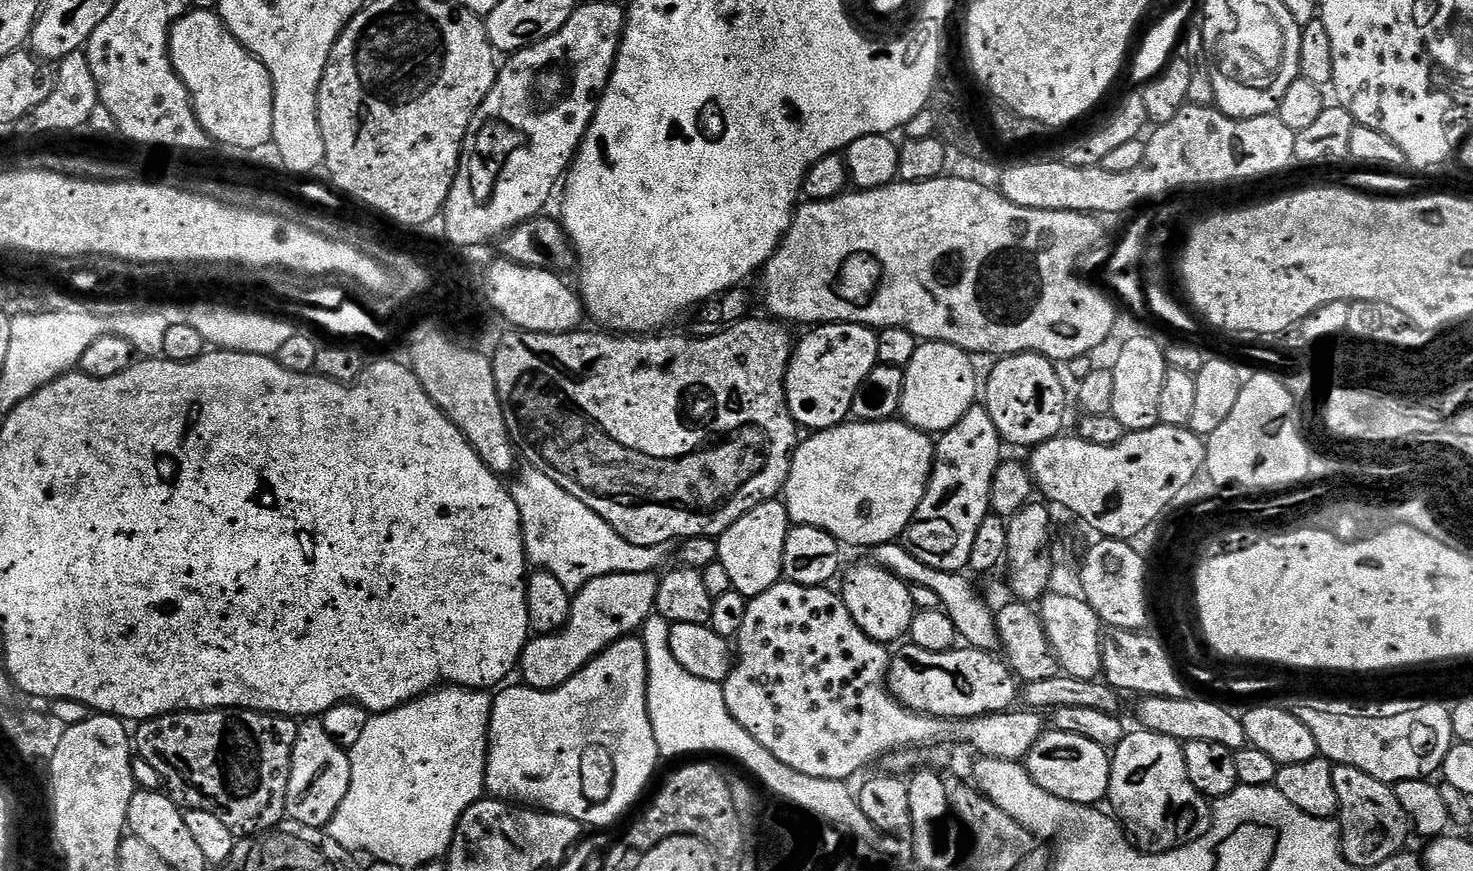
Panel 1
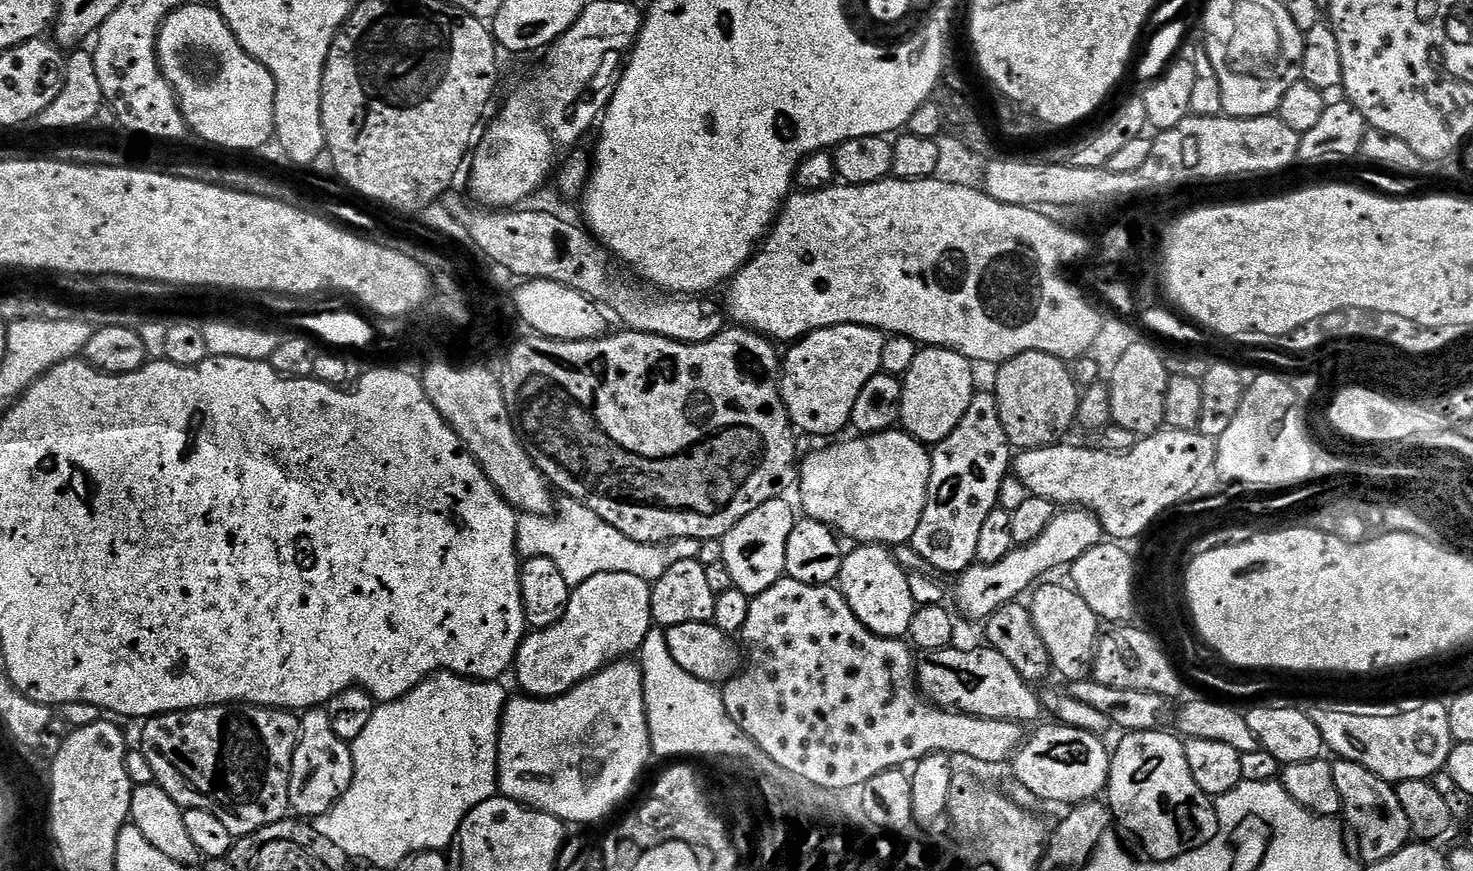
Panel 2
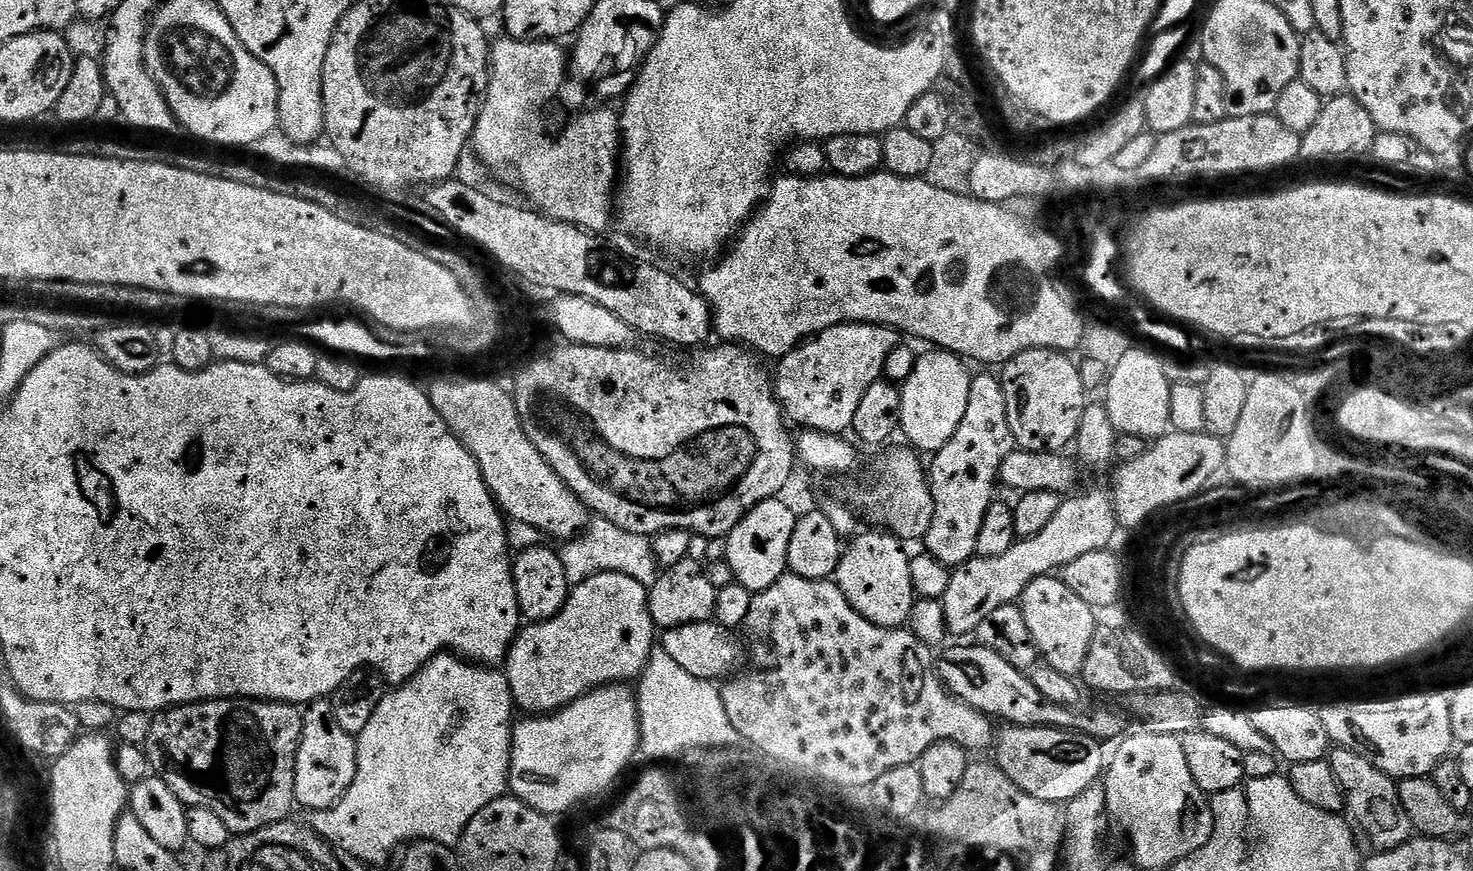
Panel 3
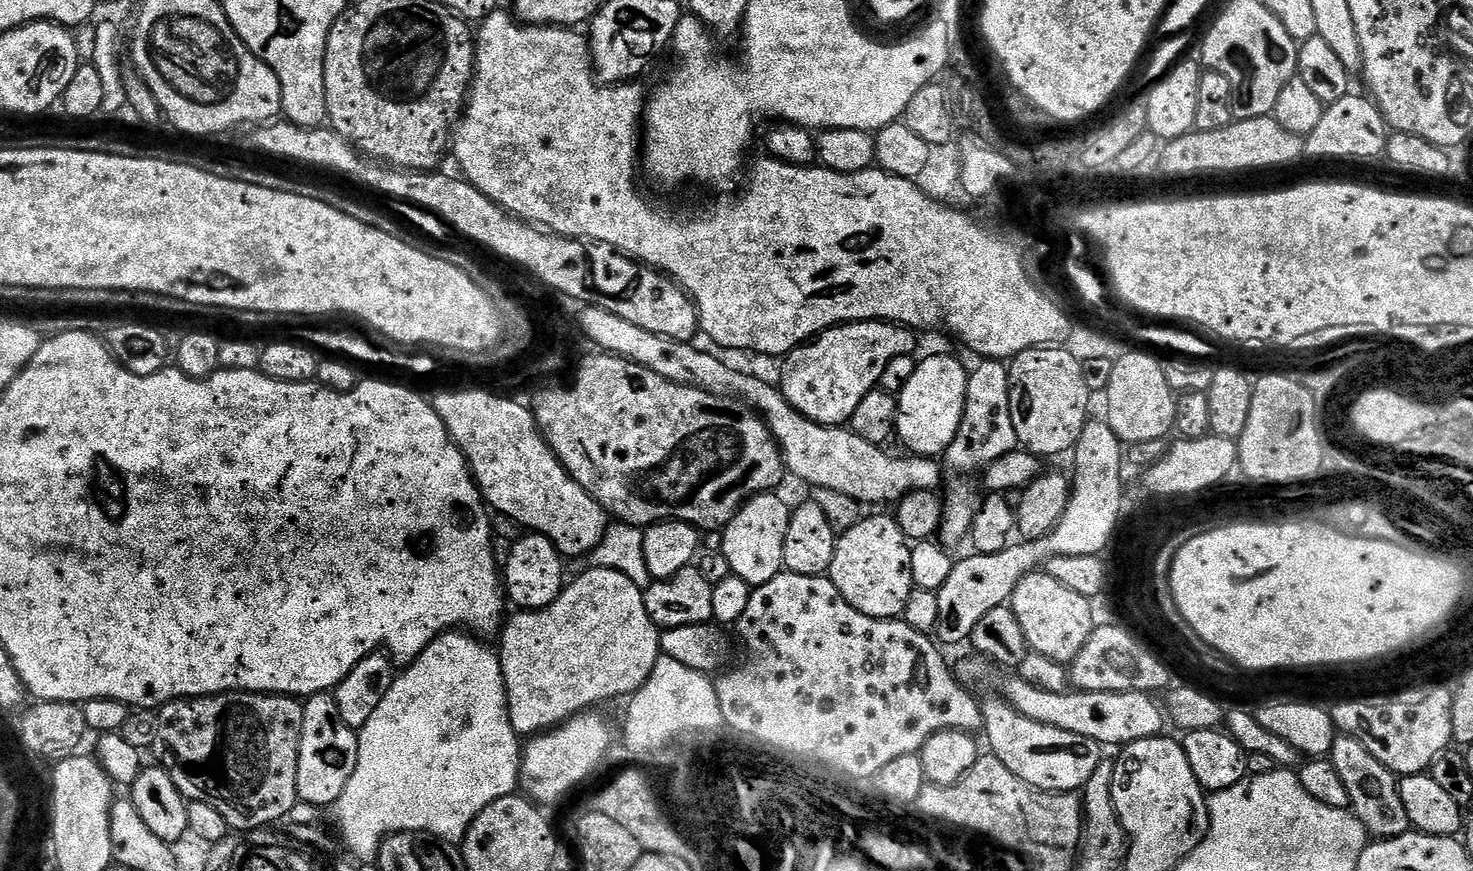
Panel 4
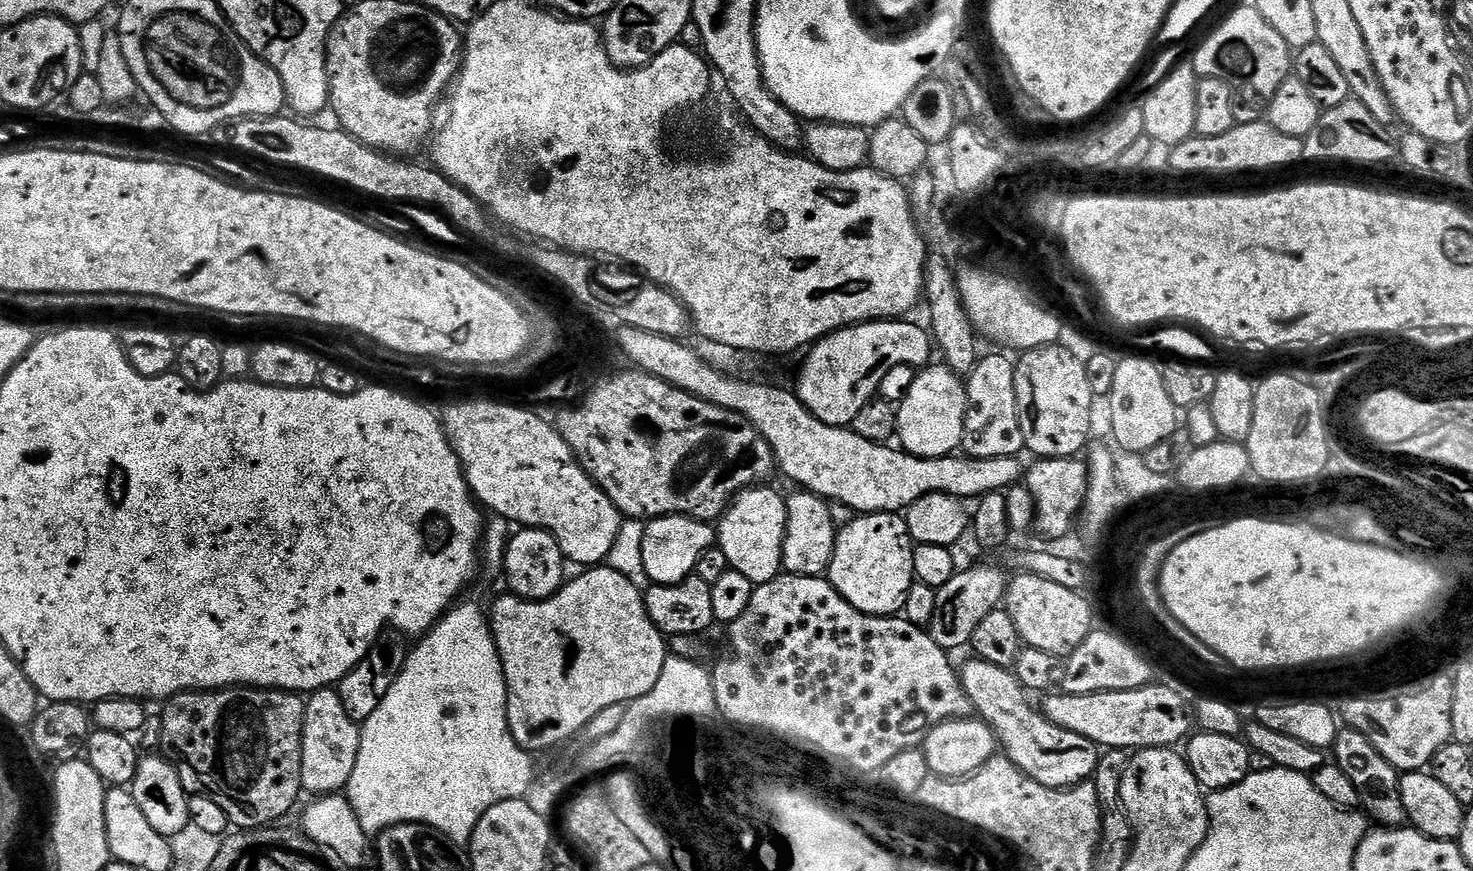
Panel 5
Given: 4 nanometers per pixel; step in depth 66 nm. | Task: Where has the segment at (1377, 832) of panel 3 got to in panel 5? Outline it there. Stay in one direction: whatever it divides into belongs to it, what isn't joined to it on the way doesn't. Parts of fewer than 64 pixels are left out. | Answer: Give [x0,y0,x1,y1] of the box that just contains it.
[1332,726,1407,827]

